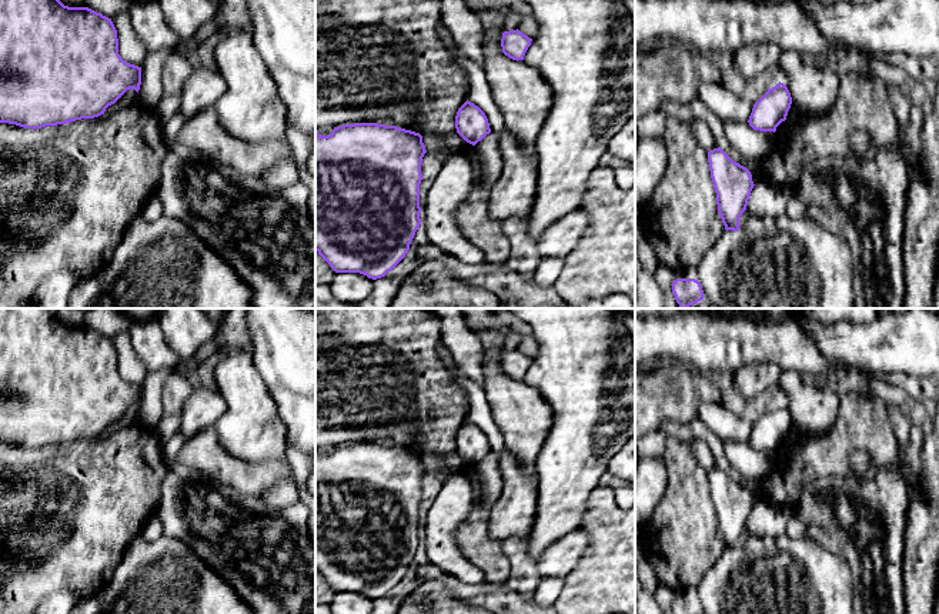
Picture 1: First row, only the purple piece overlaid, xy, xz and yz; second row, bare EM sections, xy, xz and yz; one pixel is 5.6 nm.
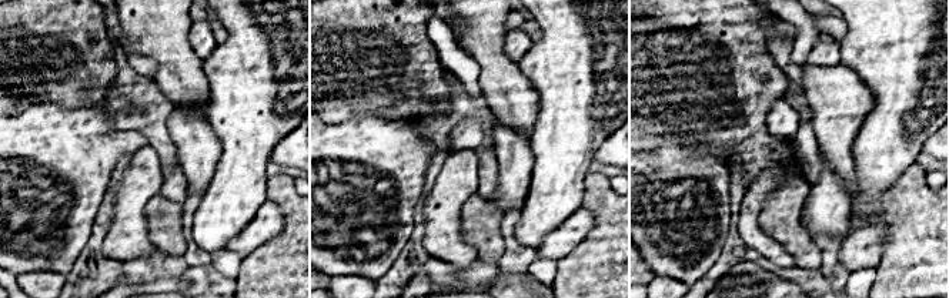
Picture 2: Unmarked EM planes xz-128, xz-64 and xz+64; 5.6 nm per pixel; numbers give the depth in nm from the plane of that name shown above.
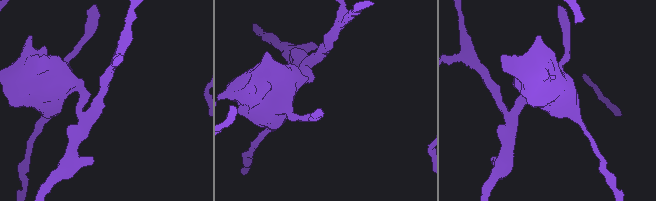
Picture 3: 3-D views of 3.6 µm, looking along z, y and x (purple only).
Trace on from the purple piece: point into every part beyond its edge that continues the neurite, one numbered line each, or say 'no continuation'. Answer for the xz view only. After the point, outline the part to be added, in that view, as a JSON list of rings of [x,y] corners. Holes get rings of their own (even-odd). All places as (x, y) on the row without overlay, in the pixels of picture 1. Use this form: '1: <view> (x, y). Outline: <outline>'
no continuation

